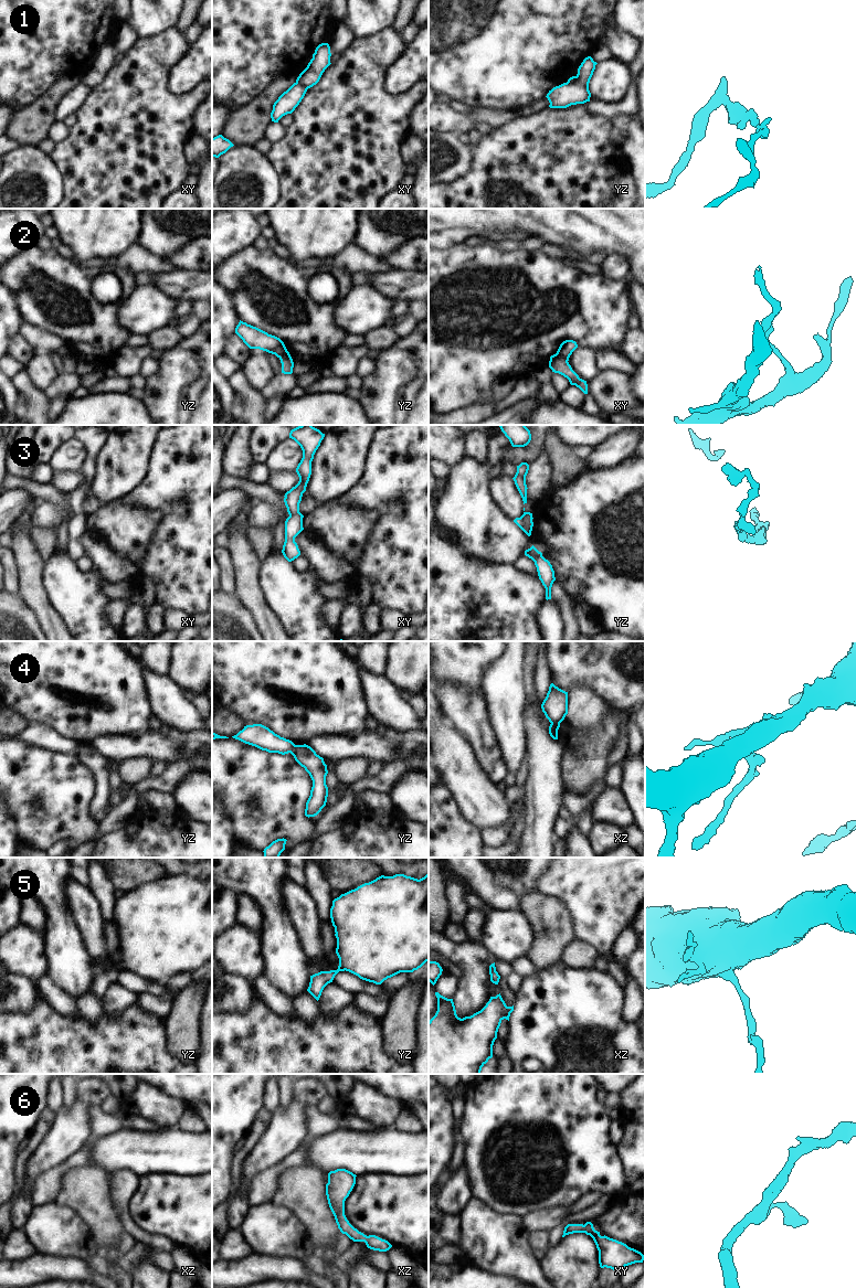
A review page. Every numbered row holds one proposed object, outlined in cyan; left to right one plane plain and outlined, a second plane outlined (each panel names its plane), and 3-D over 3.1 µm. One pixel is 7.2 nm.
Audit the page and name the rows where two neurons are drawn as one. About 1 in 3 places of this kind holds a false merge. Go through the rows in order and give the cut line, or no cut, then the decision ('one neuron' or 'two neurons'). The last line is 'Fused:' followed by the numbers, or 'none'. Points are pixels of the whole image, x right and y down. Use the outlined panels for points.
1: cut xy (296, 81), (307, 88); two neurons
2: cut xy (556, 353), (567, 361); two neurons
3: cut none; one neuron
4: cut xz (551, 722), (559, 724); two neurons
5: cut none; one neuron
6: cut none; one neuron
Fused: 1, 2, 4

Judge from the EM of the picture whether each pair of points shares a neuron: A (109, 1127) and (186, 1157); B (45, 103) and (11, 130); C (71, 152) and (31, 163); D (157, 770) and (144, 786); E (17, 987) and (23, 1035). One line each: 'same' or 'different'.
A: different
B: same
C: different
D: different
E: different

